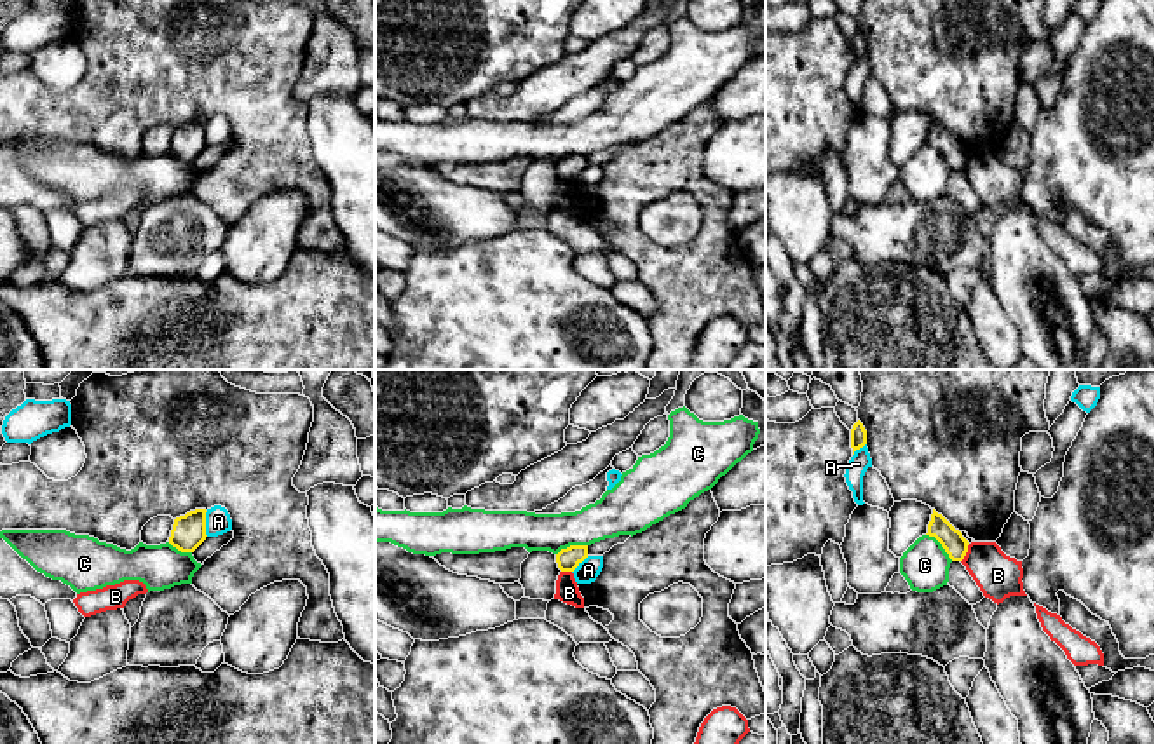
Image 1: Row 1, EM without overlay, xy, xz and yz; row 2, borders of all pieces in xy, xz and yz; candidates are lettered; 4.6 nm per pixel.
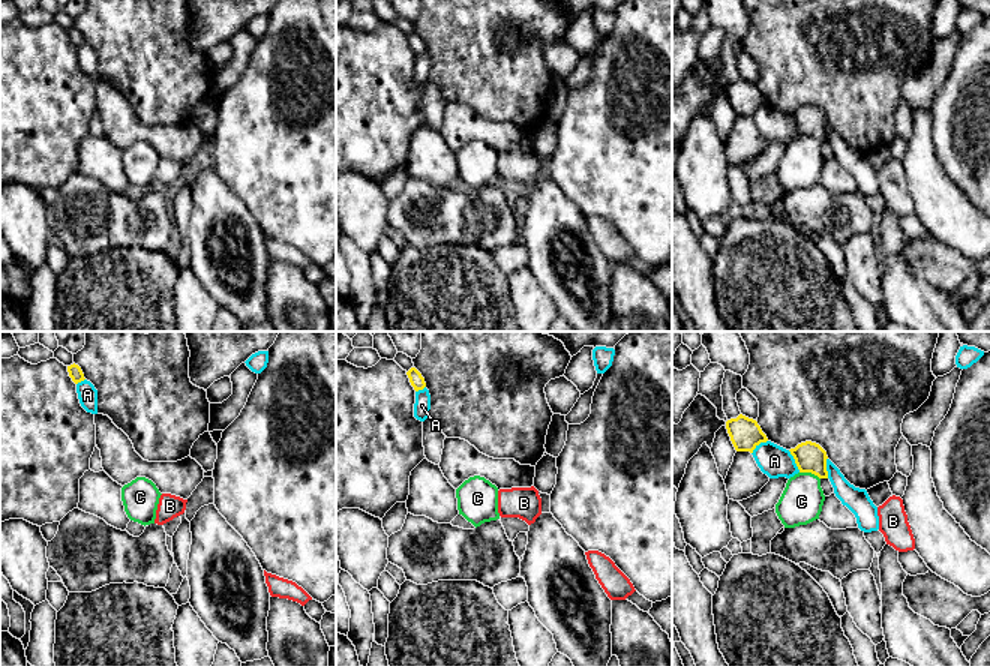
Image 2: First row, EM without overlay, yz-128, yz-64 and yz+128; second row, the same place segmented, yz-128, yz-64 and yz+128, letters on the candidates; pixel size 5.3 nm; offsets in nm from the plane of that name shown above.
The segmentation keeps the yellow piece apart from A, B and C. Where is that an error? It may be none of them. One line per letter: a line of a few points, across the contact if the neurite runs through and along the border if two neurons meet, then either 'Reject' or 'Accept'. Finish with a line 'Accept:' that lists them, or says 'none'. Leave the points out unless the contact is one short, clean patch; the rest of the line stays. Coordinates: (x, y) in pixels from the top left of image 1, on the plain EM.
A: Reject
B: Line: yz (970, 154), (961, 171). Reject
C: Reject
Accept: none

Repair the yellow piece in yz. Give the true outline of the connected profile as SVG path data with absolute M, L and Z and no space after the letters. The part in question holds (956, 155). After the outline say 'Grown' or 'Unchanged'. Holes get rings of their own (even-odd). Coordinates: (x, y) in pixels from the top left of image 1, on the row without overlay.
M935 118L926 145L935 146L952 171L964 169L969 152Z. Unchanged

